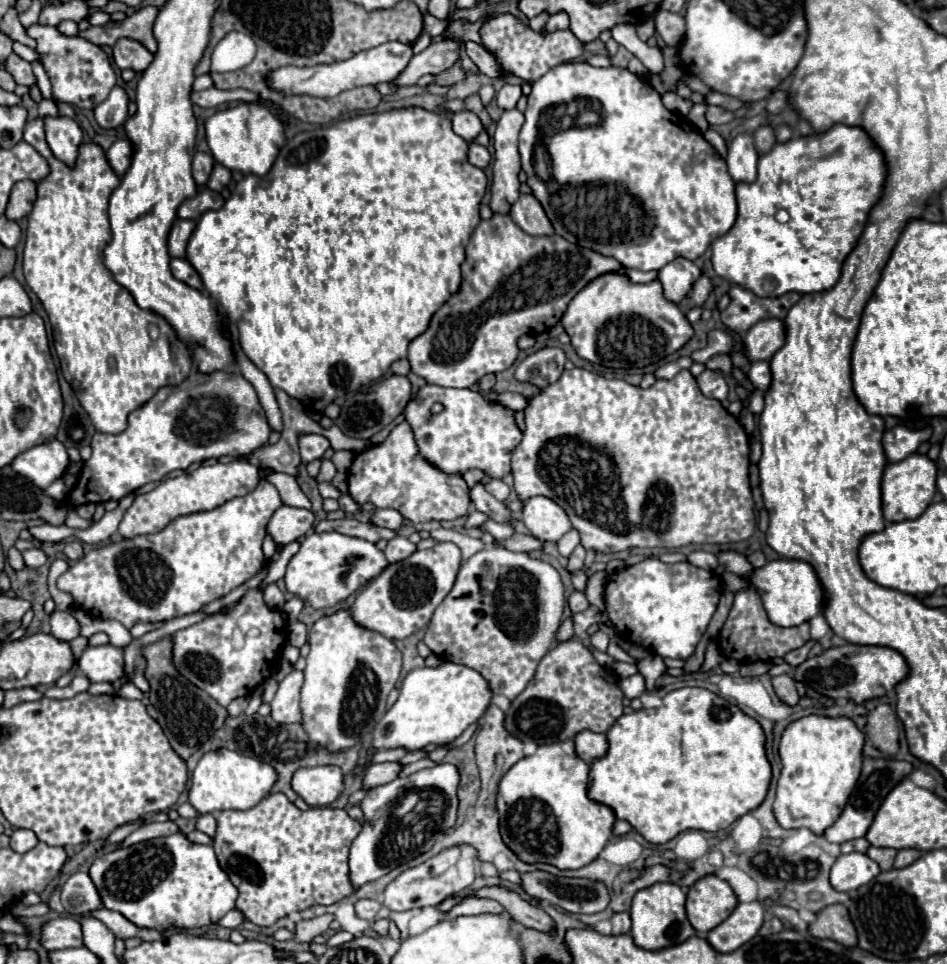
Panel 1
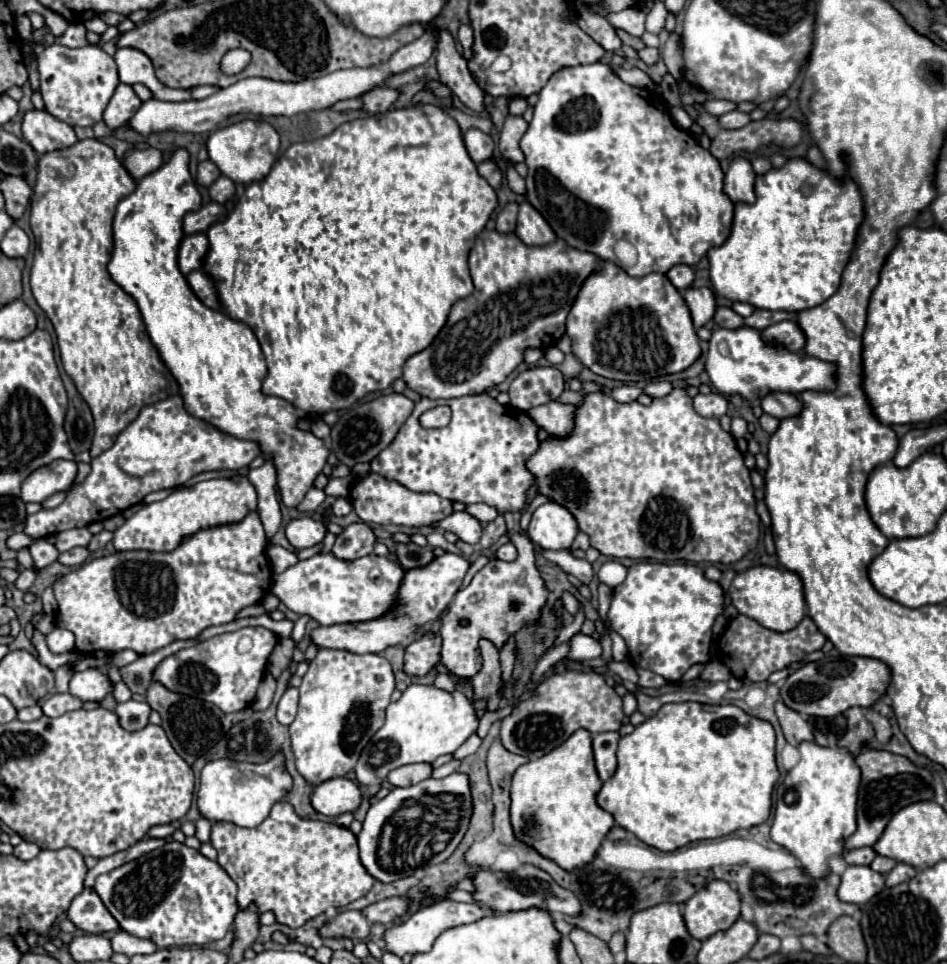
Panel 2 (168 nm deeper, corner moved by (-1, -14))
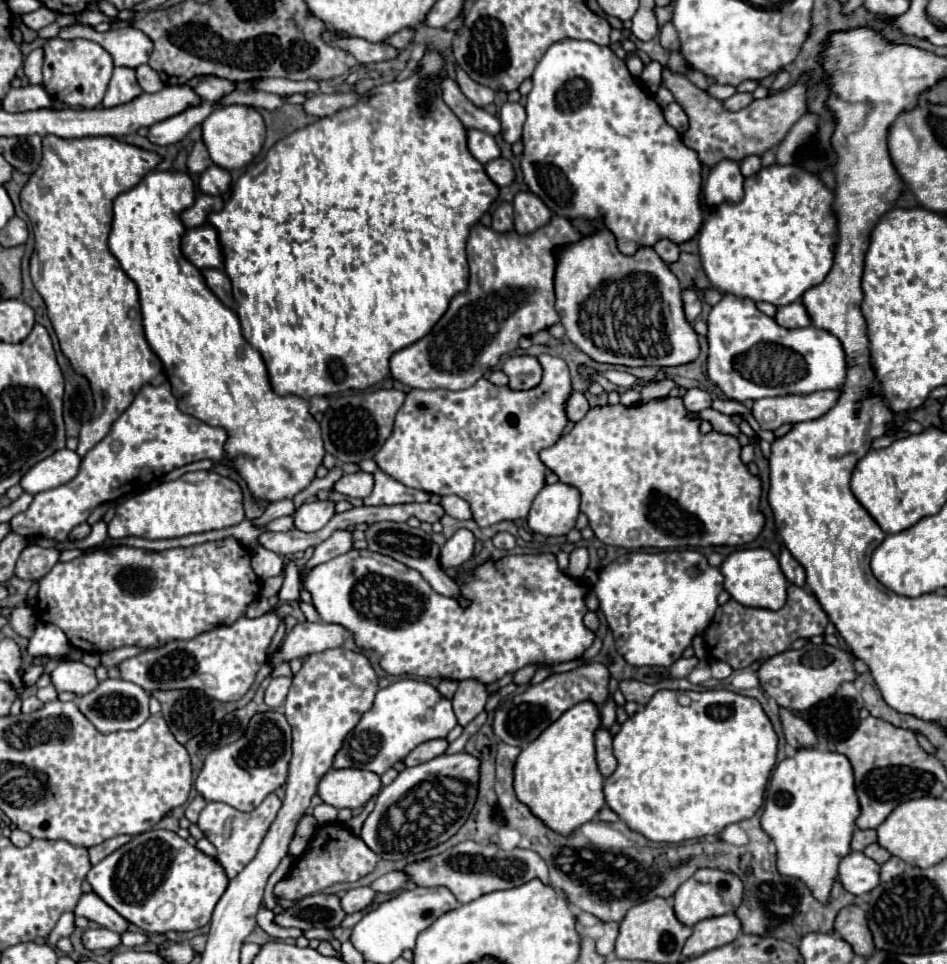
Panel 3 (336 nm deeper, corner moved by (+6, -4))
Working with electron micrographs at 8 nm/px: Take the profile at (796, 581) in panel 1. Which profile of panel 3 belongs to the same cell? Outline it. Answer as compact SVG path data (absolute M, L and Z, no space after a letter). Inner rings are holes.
M766 548L736 550L722 562L720 570L724 574L724 590L734 600L738 600L742 606L778 610L778 608L782 608L782 604L786 604L788 580L770 550L766 550Z

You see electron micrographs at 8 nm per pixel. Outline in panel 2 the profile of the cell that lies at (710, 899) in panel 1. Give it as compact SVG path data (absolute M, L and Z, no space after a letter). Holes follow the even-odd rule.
M709 880L685 902L683 918L689 934L697 940L705 940L711 934L733 926L739 912L741 900L737 890L723 880Z

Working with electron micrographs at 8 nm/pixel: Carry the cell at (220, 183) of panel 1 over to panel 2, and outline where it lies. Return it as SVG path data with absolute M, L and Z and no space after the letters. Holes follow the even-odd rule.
M219 176L219 178L209 186L209 196L211 196L211 200L215 200L215 202L219 202L219 204L231 200L233 194L235 194L235 184L233 184L229 178L225 178L225 176Z

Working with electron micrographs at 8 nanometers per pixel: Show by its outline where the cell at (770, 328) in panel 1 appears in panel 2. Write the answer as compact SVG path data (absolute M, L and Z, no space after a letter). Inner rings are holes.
M783 320L765 328L763 338L773 344L783 344L793 352L801 352L805 346L805 334L799 328L799 324L793 320Z

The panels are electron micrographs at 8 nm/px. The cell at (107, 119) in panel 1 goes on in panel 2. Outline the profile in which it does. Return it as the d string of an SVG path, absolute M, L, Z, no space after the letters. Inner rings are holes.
M119 84L103 114L103 120L111 130L117 130L125 126L137 110L139 110L139 96L131 88L131 84Z

